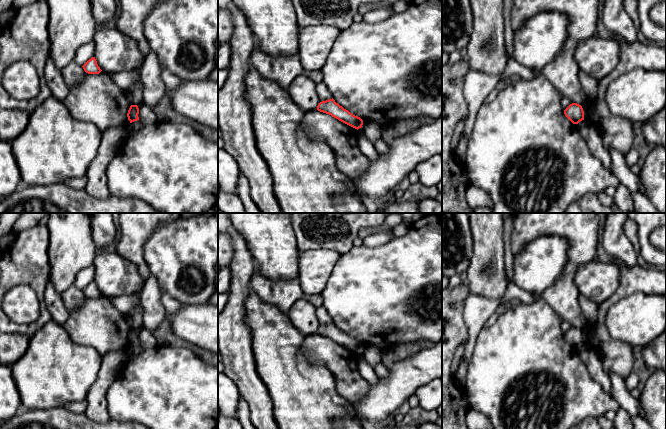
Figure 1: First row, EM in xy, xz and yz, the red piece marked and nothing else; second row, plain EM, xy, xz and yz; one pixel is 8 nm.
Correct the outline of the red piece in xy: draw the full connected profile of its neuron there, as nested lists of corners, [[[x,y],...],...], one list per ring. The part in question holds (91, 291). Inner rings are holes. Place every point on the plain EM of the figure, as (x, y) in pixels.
[[[95,281],[89,283],[82,291],[88,298],[99,298],[102,295],[98,290]]]

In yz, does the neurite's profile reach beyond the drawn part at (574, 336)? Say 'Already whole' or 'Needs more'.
Already whole

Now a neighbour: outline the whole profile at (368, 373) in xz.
[[[364,357],[358,359],[358,370],[363,379],[369,384],[375,384],[378,381],[378,375],[374,368],[365,360]]]

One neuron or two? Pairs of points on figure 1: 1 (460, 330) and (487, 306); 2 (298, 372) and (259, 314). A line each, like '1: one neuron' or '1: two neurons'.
1: two neurons
2: one neuron

